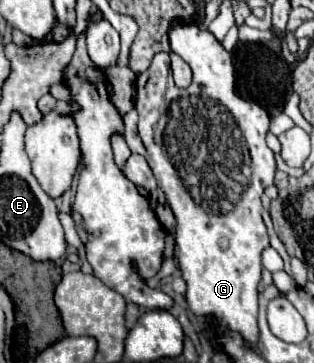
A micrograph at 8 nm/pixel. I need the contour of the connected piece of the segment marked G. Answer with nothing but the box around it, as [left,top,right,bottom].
[136,22,276,346]

